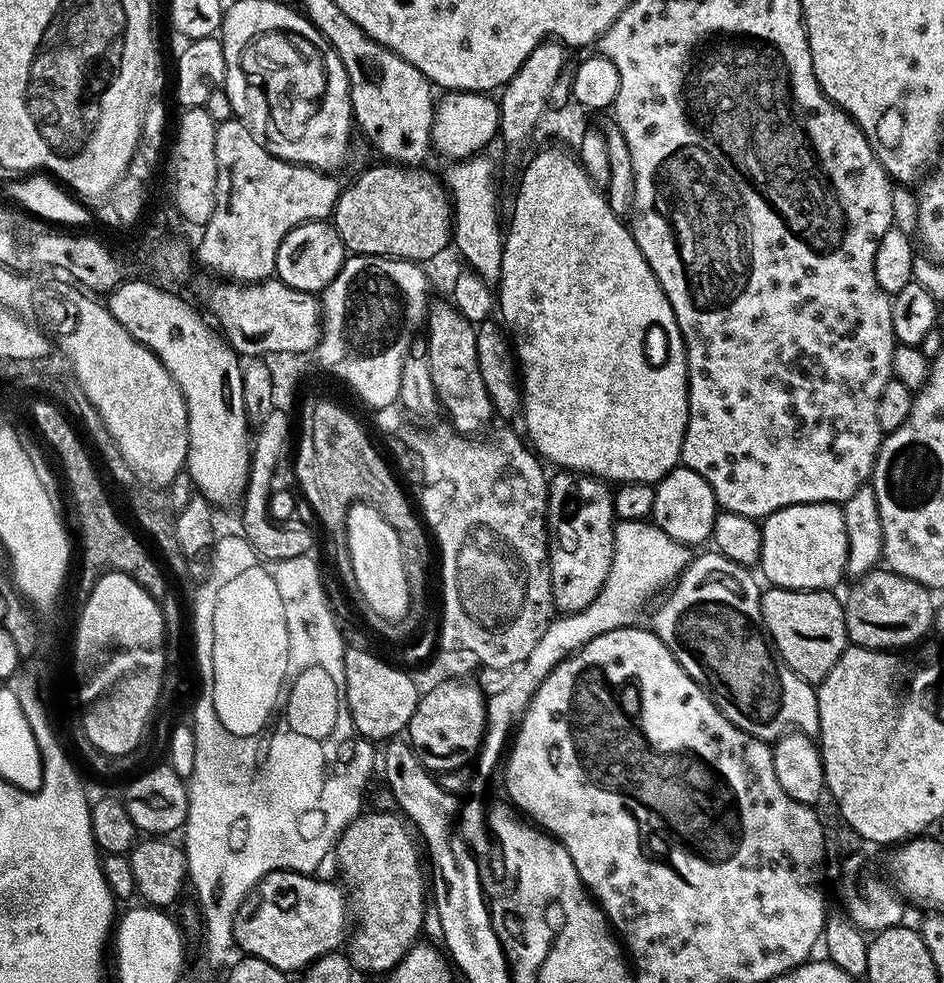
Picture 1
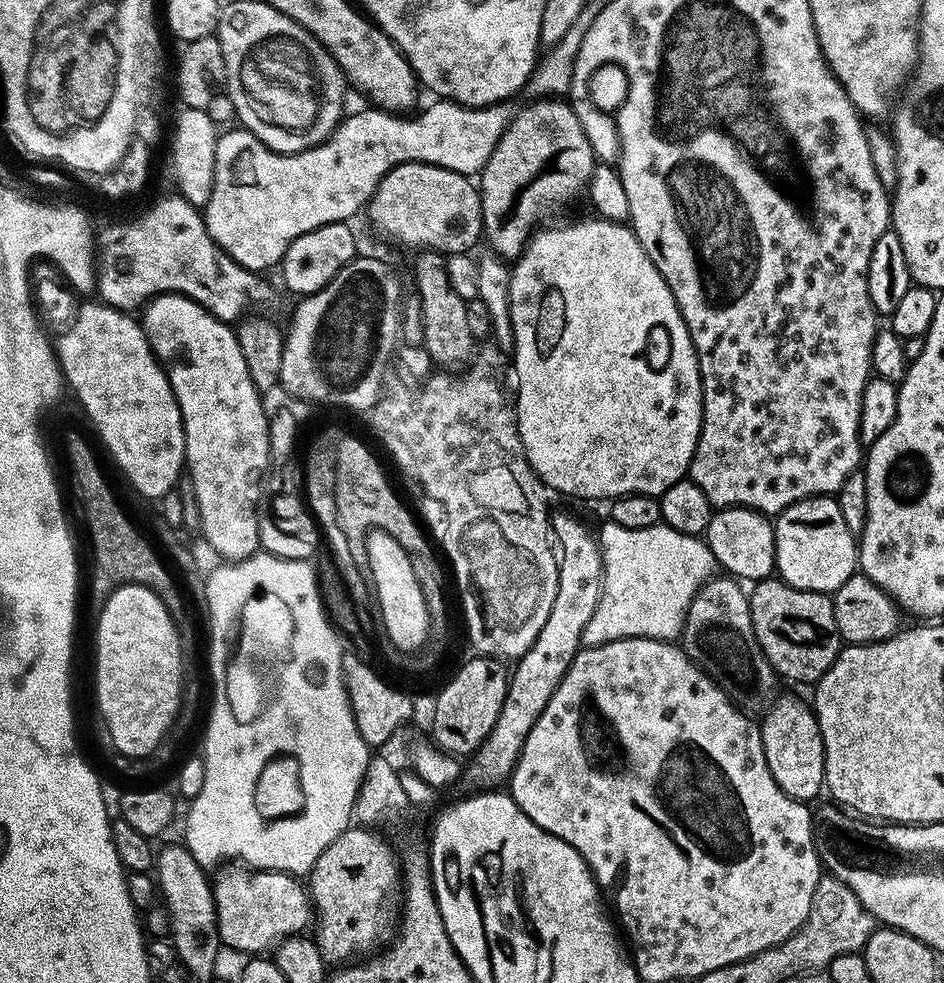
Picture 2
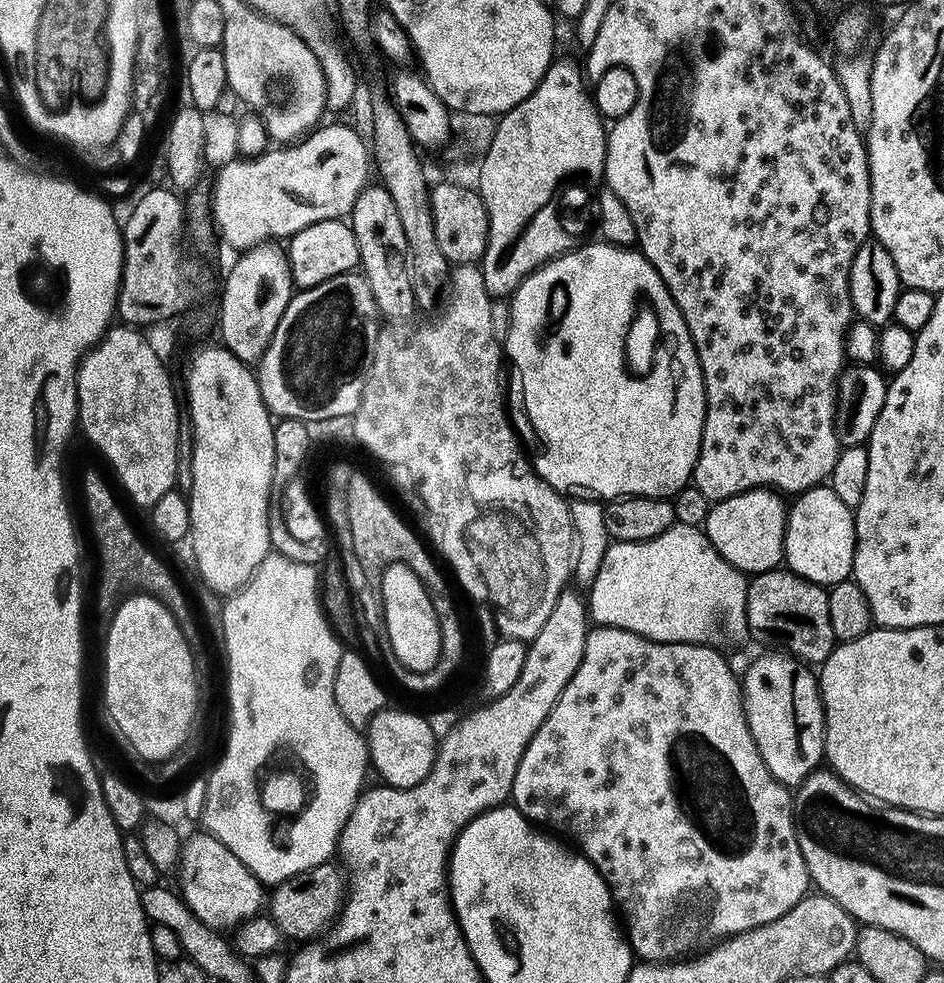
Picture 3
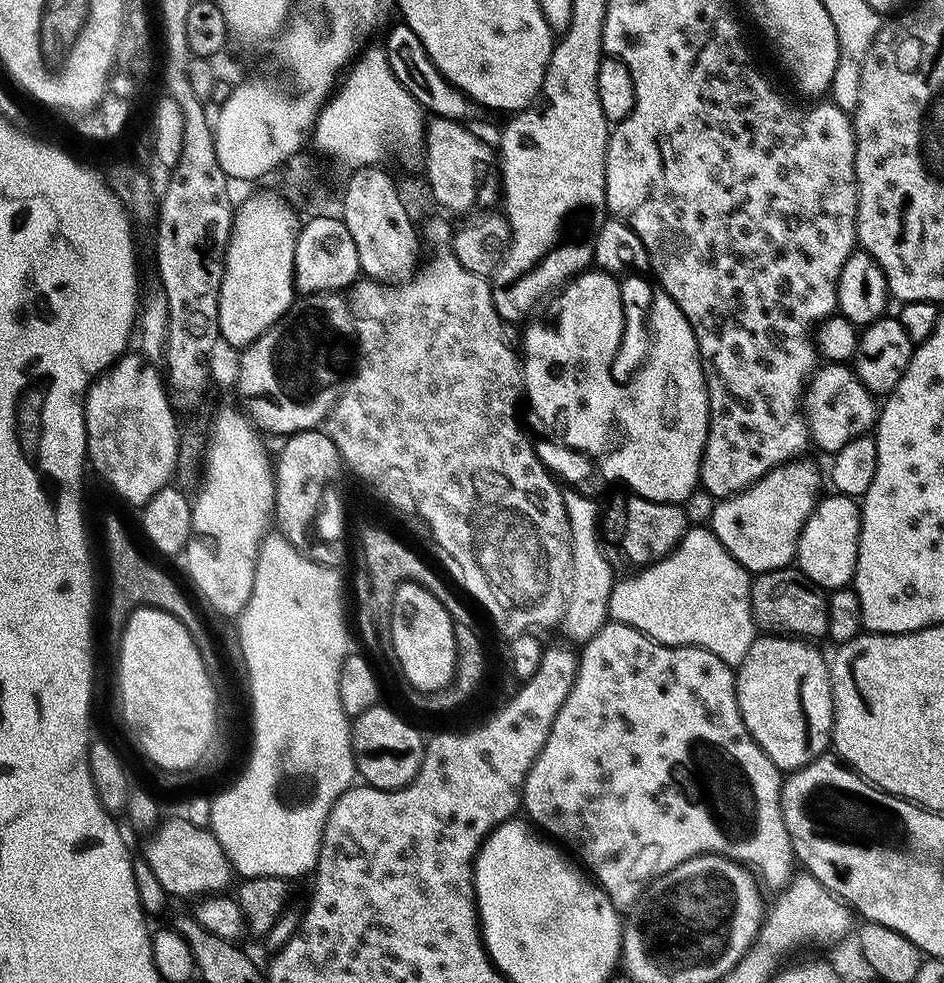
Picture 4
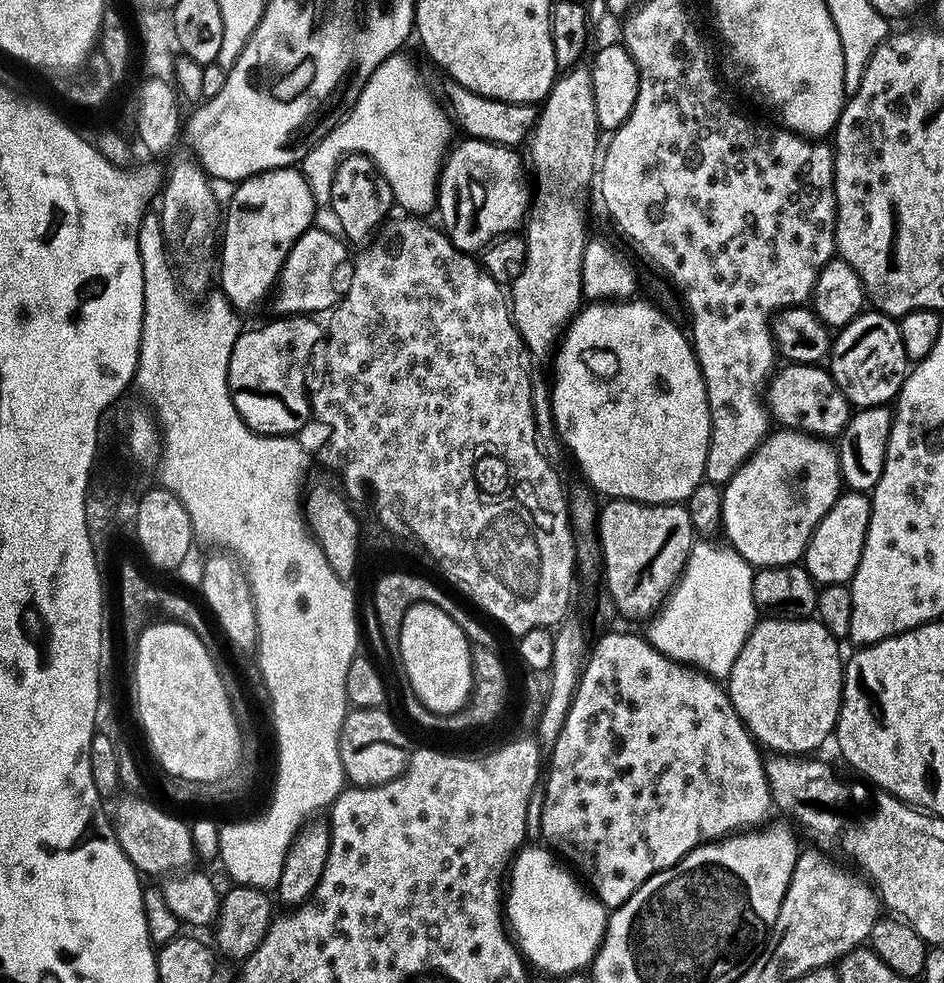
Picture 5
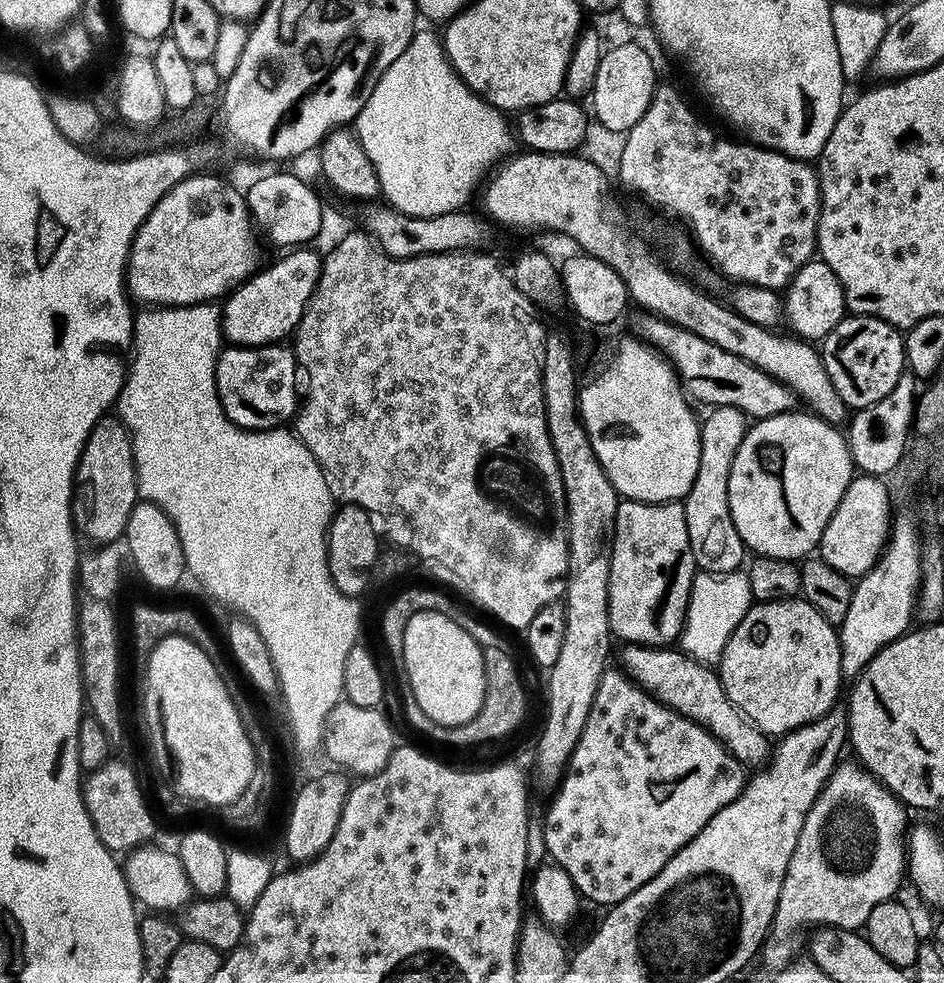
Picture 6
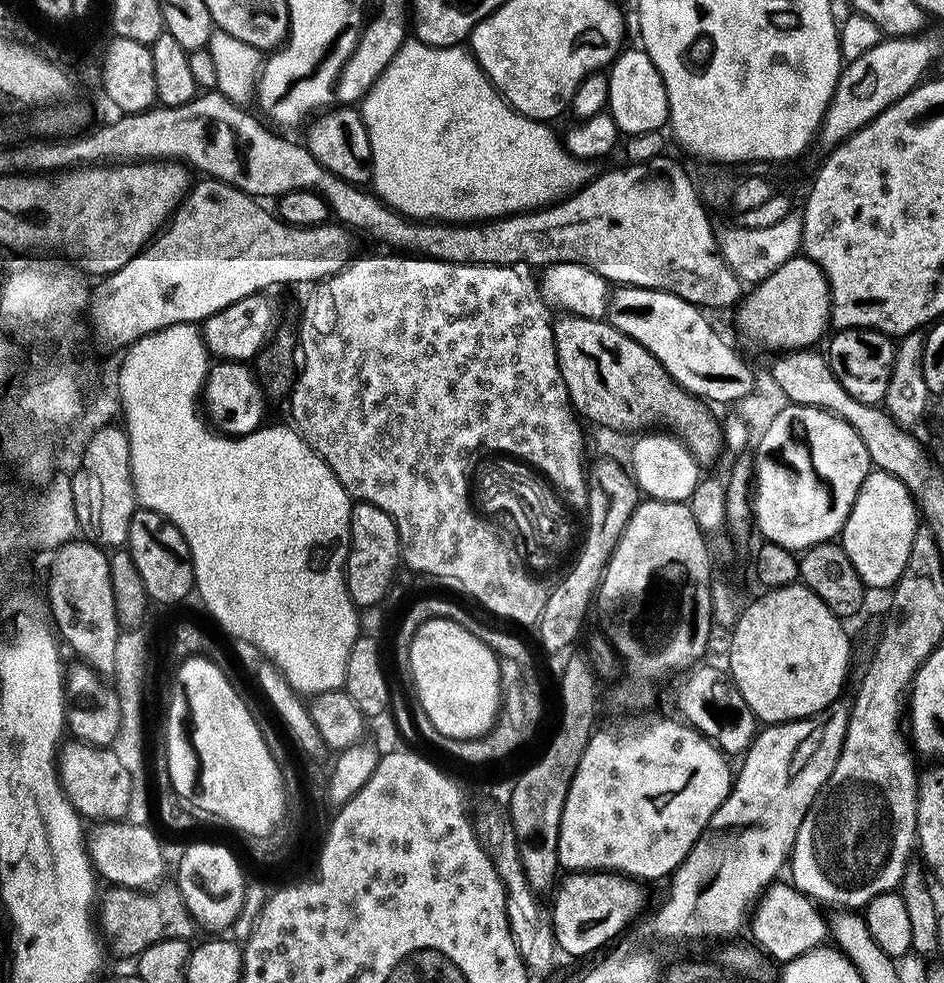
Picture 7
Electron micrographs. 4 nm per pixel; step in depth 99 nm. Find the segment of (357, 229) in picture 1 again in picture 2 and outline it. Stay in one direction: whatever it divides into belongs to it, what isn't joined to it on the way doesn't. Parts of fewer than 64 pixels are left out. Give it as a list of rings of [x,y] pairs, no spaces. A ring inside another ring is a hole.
[[[418,162],[390,169],[368,201],[367,212],[378,235],[389,236],[413,250],[421,248],[448,256],[466,251],[476,239],[481,239],[484,231],[479,187],[454,170]]]

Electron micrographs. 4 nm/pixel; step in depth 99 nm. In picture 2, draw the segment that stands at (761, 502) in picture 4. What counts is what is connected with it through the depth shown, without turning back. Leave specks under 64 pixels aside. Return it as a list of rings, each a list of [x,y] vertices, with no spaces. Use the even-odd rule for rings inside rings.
[[[753,508],[719,509],[708,523],[706,543],[717,565],[733,578],[755,582],[773,575],[776,566],[776,533],[773,521],[765,513],[756,512]]]

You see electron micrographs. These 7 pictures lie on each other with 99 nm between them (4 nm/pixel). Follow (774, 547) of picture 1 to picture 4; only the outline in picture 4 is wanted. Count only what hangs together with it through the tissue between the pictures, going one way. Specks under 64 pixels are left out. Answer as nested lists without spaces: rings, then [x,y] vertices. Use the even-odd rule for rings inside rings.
[[[831,495],[817,499],[812,513],[804,523],[804,529],[800,532],[795,559],[800,571],[825,590],[842,588],[853,583],[860,545],[861,505],[851,496]]]

